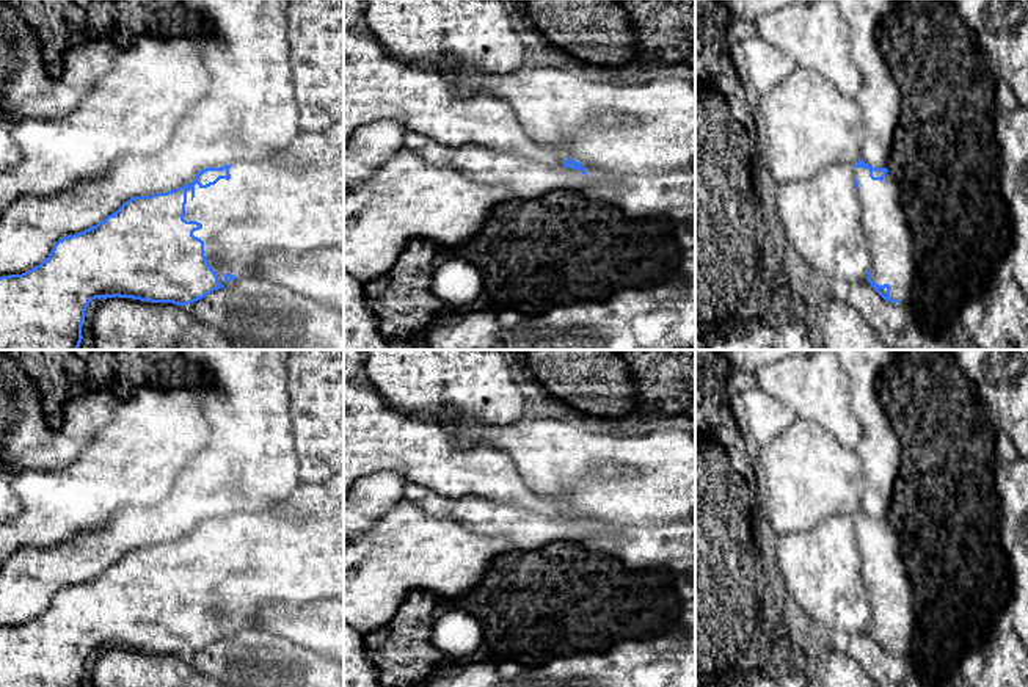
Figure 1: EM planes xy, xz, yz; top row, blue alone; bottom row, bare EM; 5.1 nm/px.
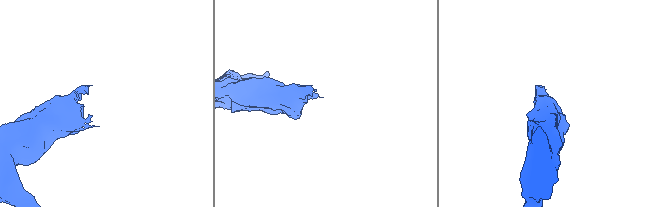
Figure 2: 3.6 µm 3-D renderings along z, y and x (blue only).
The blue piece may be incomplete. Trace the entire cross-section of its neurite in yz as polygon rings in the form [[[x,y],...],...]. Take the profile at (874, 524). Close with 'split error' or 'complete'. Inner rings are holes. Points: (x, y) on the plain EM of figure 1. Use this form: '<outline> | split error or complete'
[[[854,514],[862,580],[869,601],[868,634],[887,652],[912,662],[915,616],[912,585],[904,571],[895,529],[887,519]]] | split error

